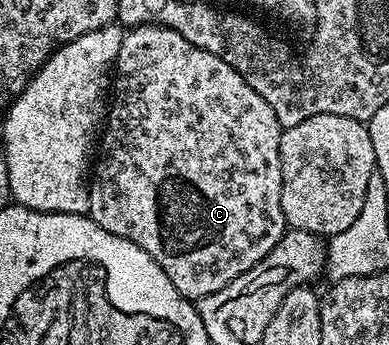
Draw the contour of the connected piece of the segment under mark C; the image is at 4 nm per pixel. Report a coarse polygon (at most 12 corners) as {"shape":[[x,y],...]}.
{"shape":[[125,30],[88,215],[185,299],[286,230],[236,70]]}

